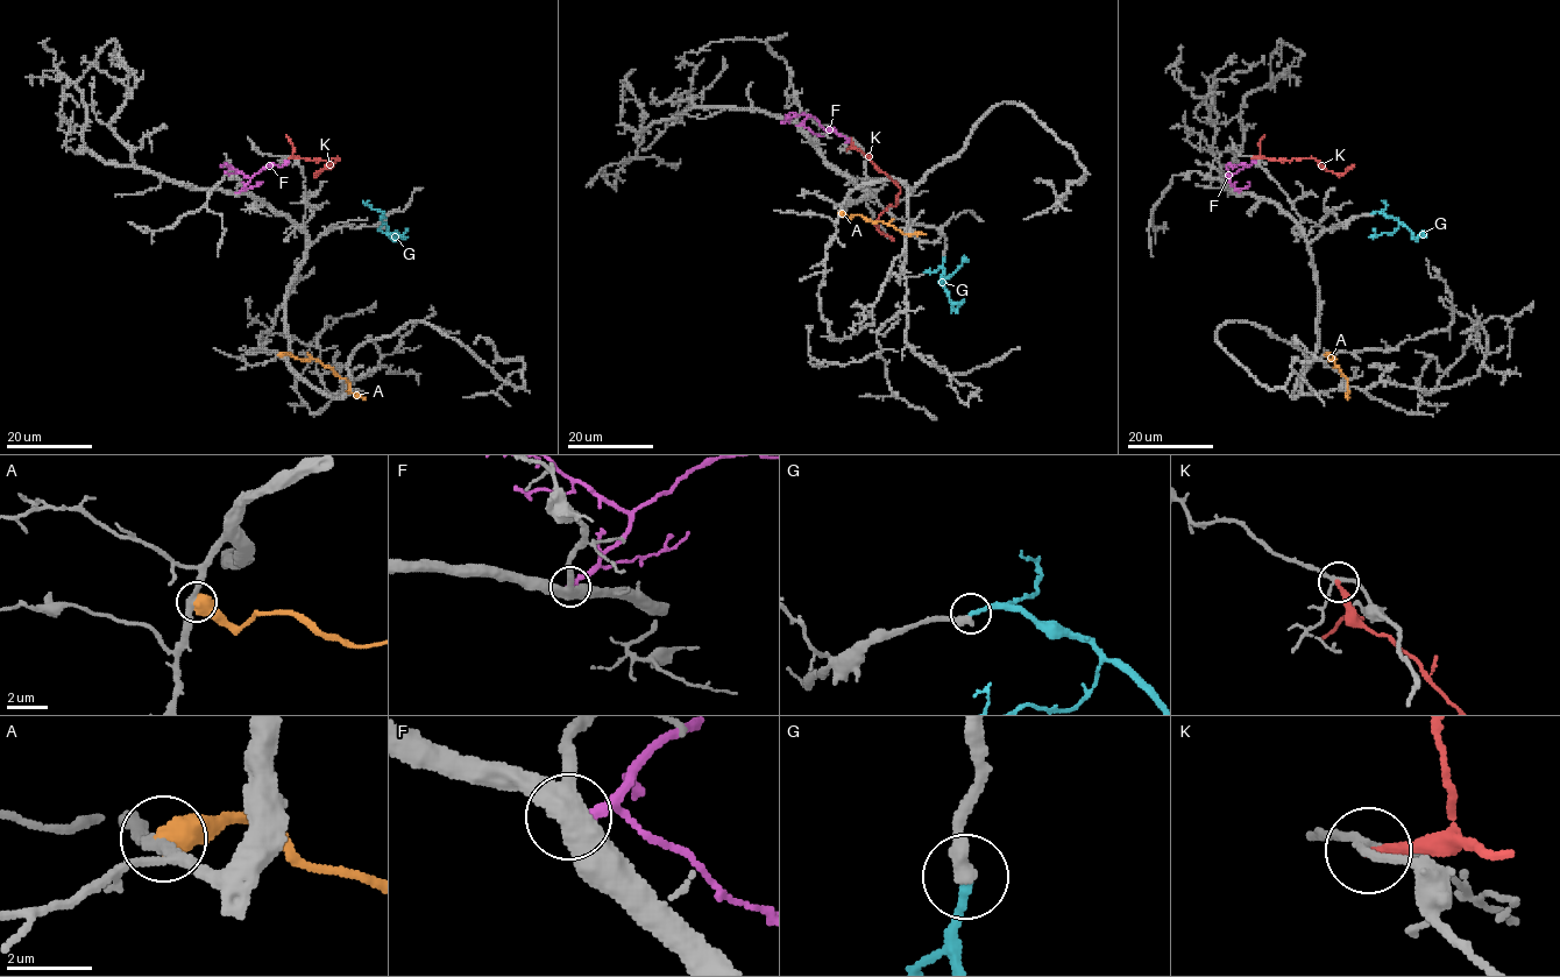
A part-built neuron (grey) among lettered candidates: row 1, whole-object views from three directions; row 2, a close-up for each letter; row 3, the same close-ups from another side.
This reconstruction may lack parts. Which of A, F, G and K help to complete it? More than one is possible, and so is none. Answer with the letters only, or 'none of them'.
G

